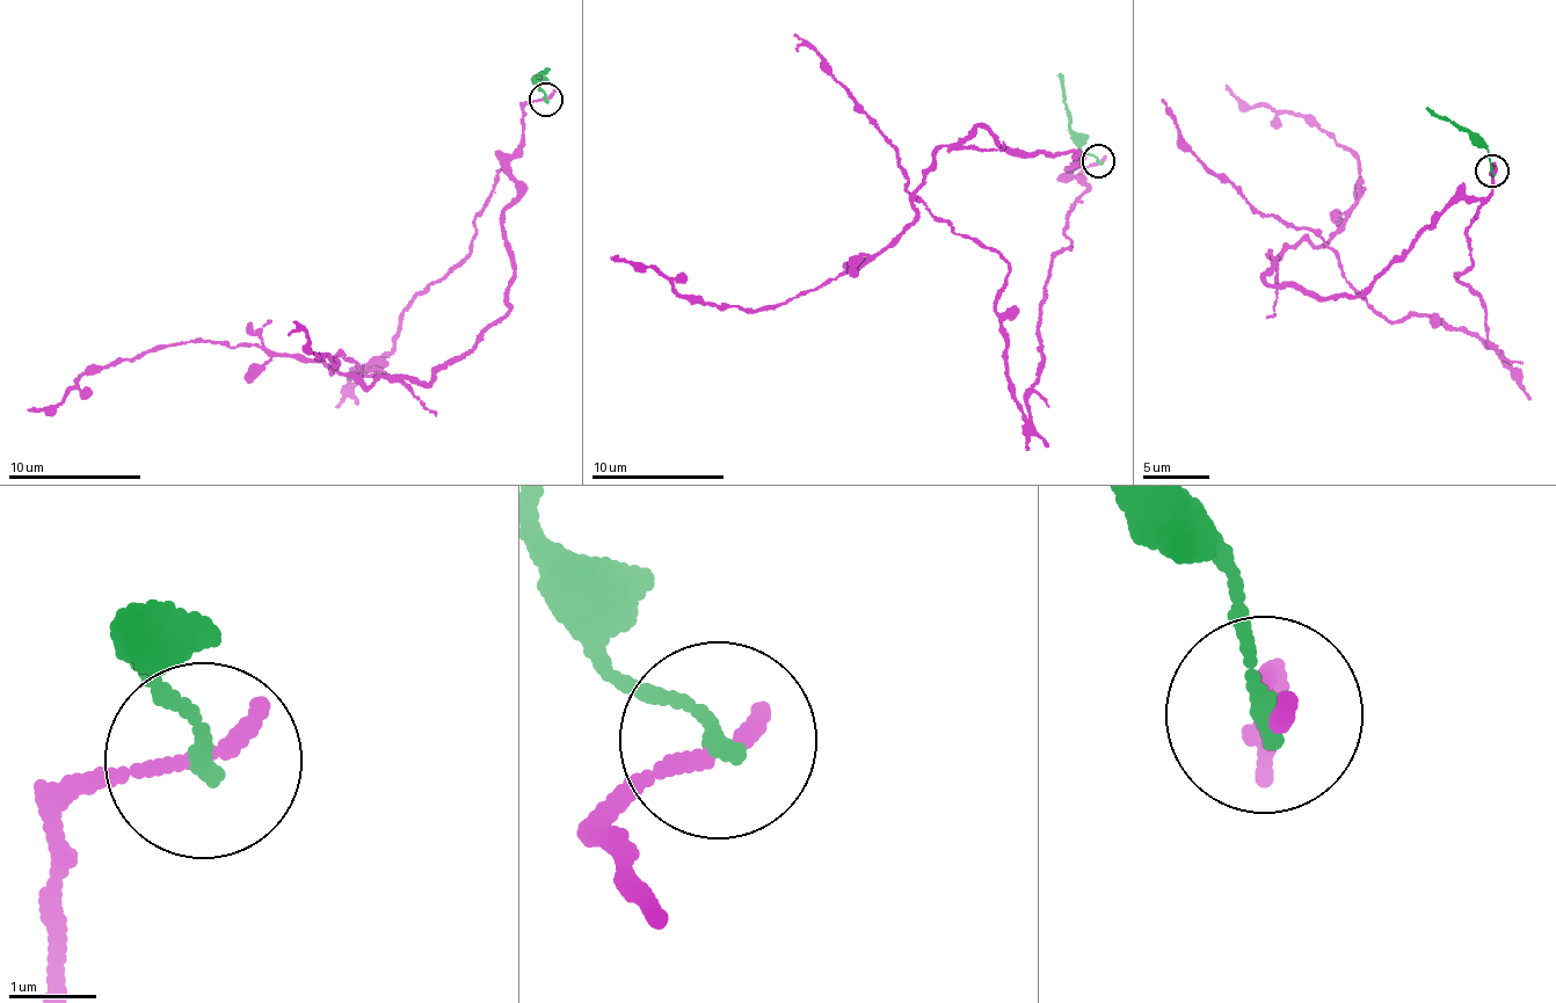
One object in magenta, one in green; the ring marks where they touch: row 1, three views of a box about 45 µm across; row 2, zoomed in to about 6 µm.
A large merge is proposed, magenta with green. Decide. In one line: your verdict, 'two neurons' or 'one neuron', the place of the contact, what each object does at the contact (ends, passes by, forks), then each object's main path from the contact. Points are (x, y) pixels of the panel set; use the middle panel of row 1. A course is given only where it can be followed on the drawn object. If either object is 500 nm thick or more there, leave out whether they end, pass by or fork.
two neurons; place (1098, 161); magenta ends; green ends; course magenta (1097, 161), (1054, 261), (1025, 414), (996, 313), (1009, 266), (906, 190), (896, 150), (795, 34); course green (1097, 161), (1082, 151), (1056, 74)

